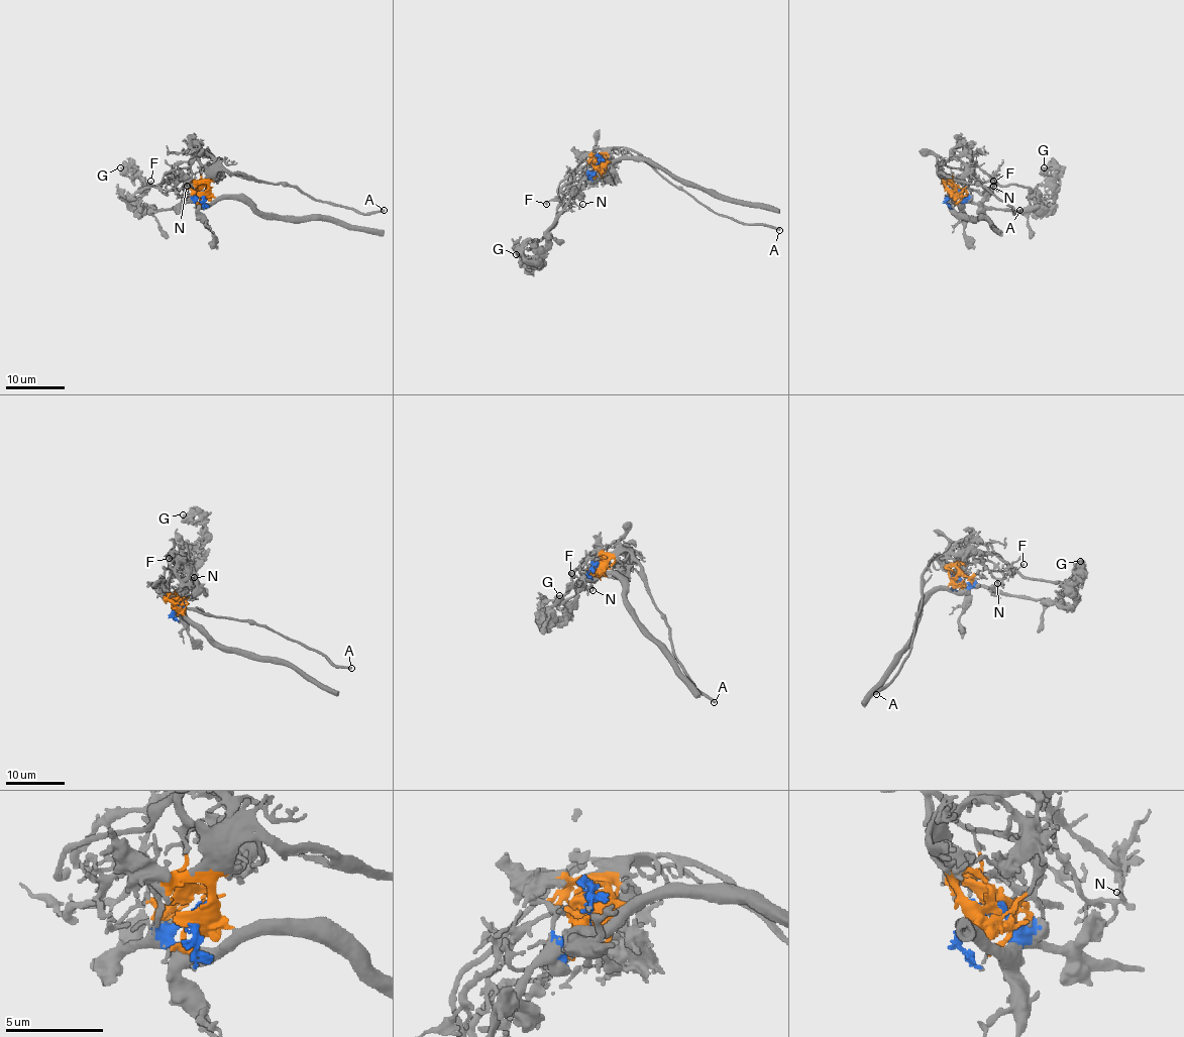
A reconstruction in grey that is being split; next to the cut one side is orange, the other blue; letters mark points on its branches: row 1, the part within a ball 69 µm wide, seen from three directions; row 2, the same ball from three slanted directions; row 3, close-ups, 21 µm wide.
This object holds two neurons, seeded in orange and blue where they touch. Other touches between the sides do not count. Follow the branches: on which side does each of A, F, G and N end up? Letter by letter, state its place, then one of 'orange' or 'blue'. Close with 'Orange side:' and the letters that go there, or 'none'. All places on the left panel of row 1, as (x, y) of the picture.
A: place (384, 210); orange
F: place (150, 181); orange
G: place (120, 167); orange
N: place (187, 186); orange
Orange side: A, F, G, N

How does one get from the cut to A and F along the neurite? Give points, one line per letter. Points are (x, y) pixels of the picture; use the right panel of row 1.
A: (954, 193), (936, 170), (968, 184), (979, 184), (1008, 204), (1014, 213), (1020, 210)
F: (954, 193), (951, 181), (961, 181), (980, 193), (993, 181)

